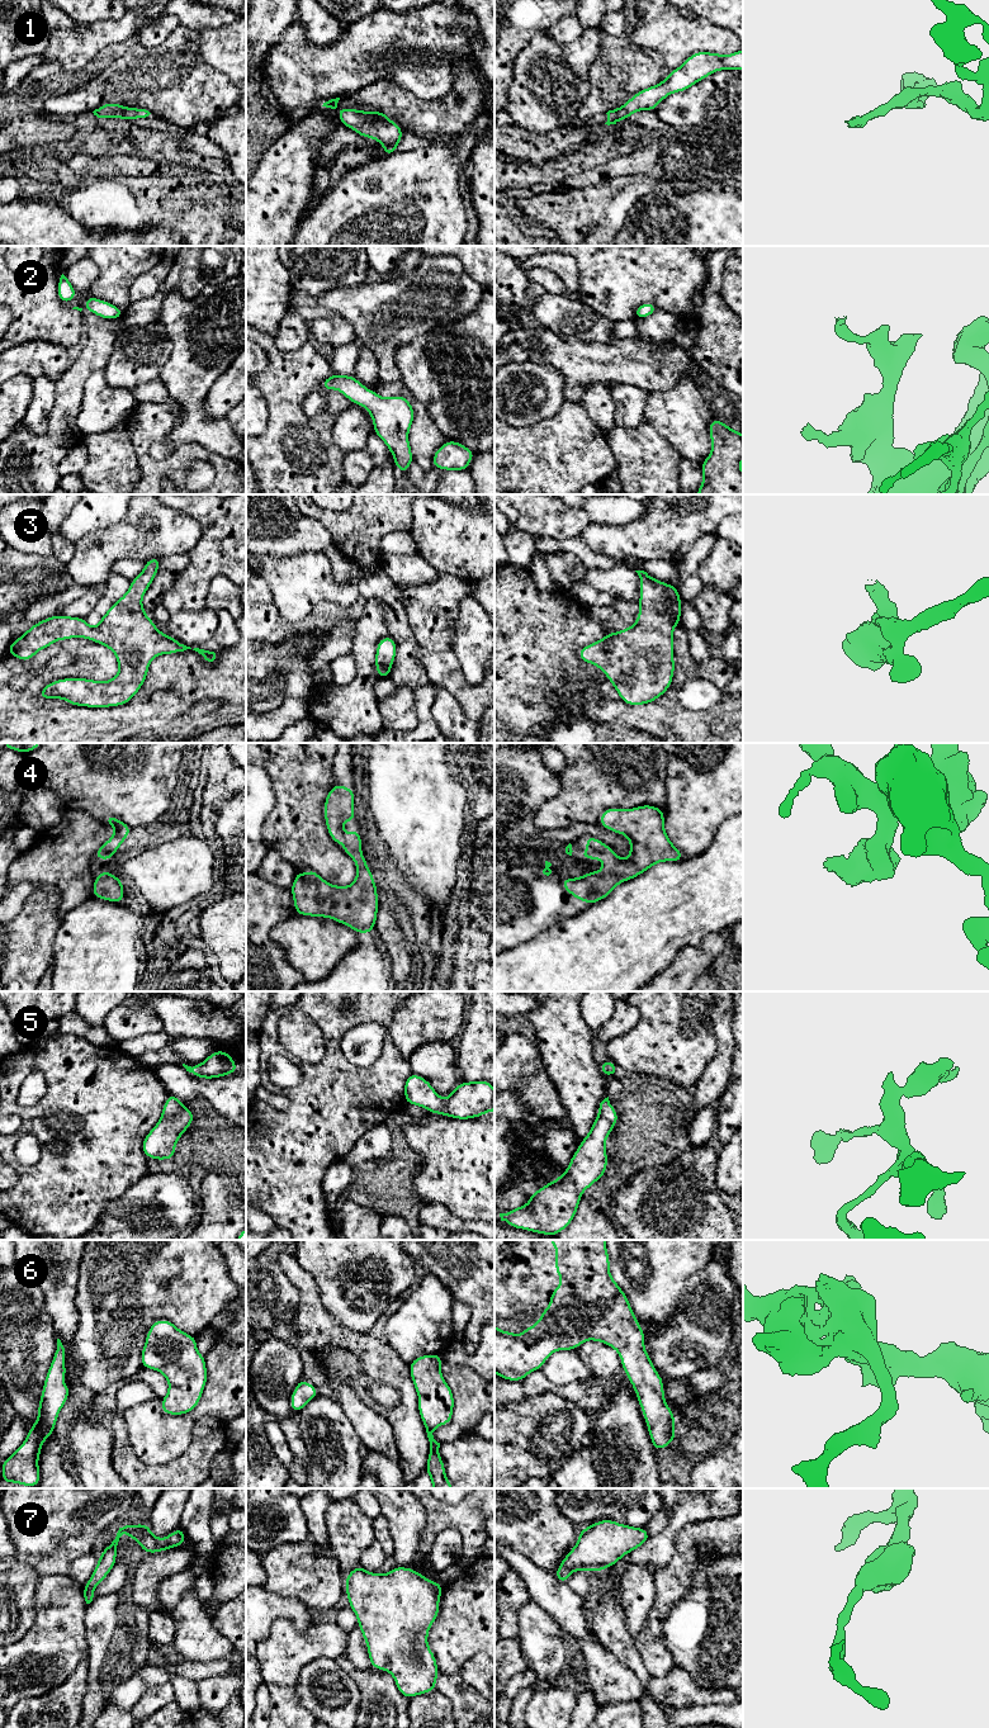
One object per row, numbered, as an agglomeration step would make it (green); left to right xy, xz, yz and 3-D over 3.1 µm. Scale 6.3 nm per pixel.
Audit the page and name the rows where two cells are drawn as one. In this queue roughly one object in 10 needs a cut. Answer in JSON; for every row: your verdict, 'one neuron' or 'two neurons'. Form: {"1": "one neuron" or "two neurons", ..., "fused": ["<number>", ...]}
{"1": "one neuron", "2": "one neuron", "3": "one neuron", "4": "one neuron", "5": "one neuron", "6": "one neuron", "7": "one neuron", "fused": []}

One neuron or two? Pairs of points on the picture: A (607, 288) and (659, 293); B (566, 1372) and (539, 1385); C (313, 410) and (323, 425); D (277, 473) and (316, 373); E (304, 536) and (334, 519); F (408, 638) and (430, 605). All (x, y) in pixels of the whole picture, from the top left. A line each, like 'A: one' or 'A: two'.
A: one
B: two
C: two
D: one
E: two
F: two

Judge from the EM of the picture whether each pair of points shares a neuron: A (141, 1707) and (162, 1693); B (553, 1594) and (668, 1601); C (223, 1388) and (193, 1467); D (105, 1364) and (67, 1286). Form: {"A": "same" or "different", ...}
{"A": "same", "B": "different", "C": "different", "D": "different"}

